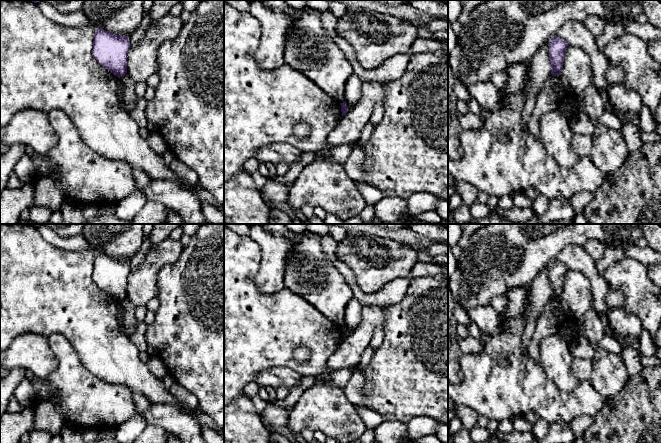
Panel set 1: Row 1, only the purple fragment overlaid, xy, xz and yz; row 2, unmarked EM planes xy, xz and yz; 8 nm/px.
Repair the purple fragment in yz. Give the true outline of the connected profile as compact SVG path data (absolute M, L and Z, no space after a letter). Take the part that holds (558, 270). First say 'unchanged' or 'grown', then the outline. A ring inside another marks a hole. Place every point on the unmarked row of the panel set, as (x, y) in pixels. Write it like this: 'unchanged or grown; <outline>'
grown; M555 260L550 263L549 280L552 300L545 306L539 317L535 331L528 345L529 356L540 366L540 343L546 337L558 333L565 317L559 299L563 293L564 279L569 268L562 262Z

